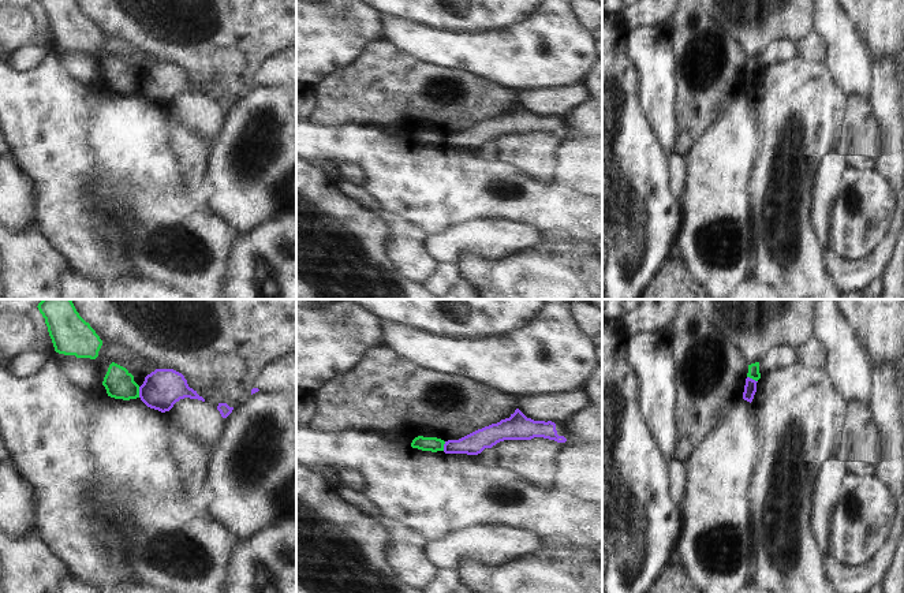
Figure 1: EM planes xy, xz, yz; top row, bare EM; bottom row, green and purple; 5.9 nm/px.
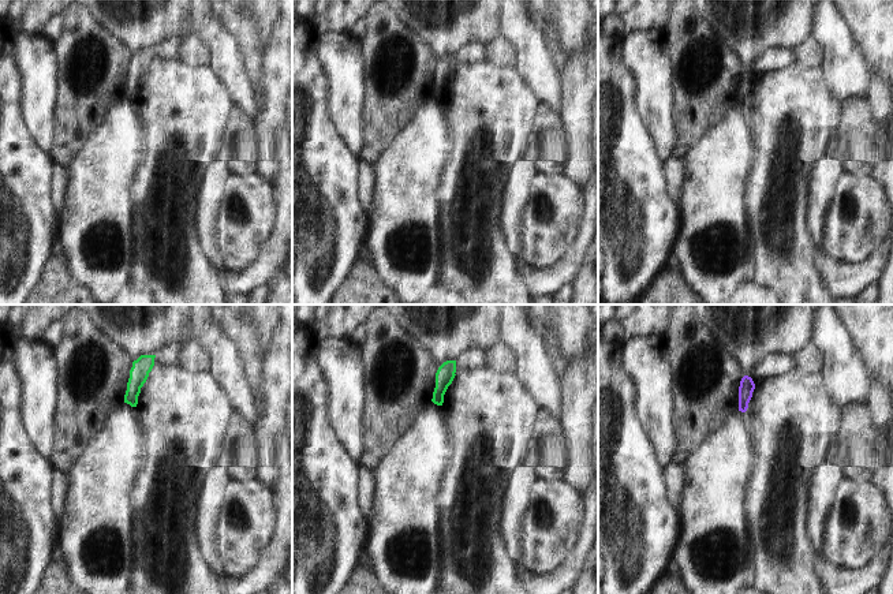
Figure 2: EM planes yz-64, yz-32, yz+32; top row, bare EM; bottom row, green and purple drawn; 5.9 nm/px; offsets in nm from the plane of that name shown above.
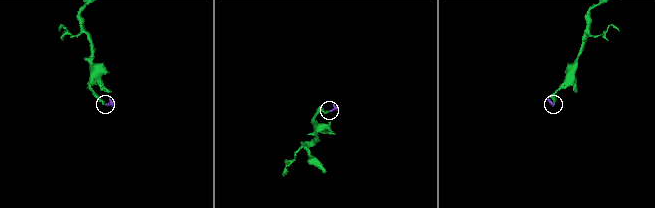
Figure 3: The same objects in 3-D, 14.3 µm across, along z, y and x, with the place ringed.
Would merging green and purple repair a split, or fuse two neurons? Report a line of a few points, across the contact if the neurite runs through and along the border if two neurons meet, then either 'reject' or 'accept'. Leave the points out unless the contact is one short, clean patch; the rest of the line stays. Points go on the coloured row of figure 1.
xy (138, 387), (139, 396) | reject

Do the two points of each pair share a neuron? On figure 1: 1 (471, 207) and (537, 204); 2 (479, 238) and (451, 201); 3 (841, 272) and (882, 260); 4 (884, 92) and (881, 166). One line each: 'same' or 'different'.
1: same
2: different
3: same
4: same

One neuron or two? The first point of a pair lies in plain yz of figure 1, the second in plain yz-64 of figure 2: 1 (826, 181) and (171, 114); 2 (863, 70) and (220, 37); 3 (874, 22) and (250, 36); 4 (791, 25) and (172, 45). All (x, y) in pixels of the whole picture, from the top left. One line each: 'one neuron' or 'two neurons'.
1: two neurons
2: one neuron
3: two neurons
4: two neurons

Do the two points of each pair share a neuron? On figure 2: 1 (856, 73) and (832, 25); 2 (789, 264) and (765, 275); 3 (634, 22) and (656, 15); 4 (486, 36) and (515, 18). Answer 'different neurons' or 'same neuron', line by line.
1: same neuron
2: same neuron
3: same neuron
4: different neurons

